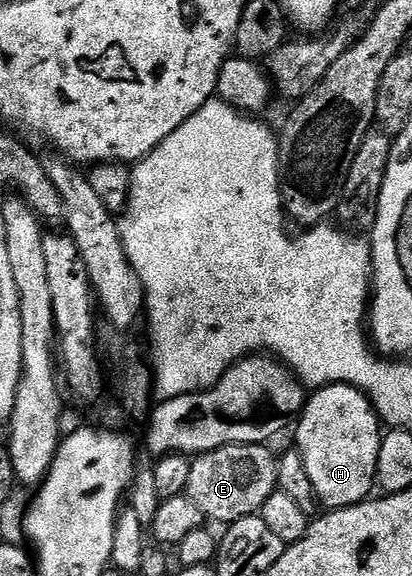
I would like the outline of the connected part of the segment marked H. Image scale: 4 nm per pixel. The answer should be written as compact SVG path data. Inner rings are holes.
M346 383L317 388L307 398L296 420L297 427L296 449L302 454L308 477L312 477L314 492L327 508L351 507L371 498L384 427L363 391Z

